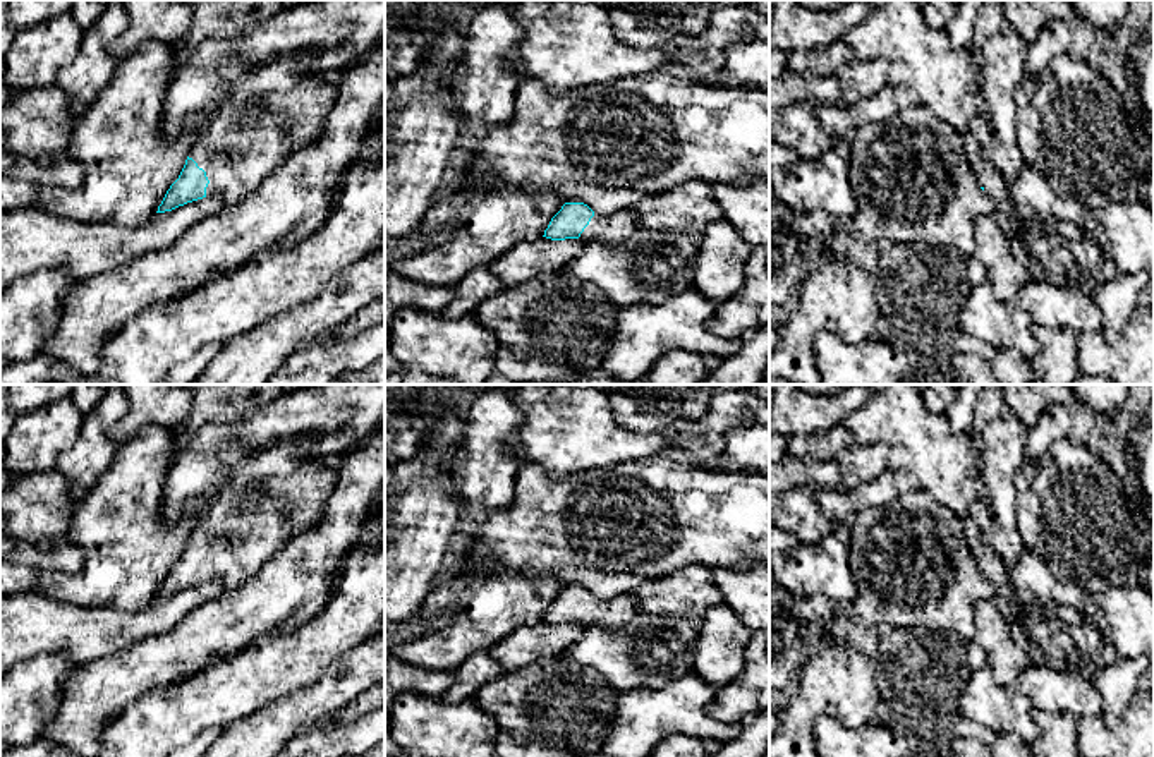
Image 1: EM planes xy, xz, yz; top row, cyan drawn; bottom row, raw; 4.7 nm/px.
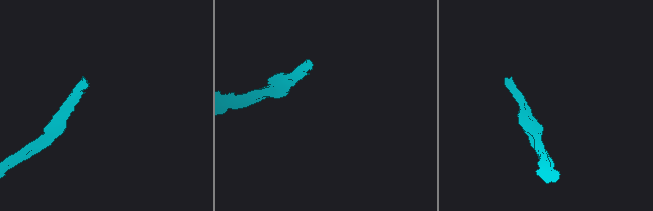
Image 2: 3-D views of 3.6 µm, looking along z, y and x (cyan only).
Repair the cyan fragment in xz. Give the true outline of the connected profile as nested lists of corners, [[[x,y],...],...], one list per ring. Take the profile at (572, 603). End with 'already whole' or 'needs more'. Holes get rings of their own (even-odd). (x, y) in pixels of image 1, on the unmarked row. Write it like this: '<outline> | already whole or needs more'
[[[565,587],[551,603],[543,621],[551,625],[579,623],[584,628],[592,625],[622,628],[639,613],[641,609],[632,594],[596,601],[584,587]]] | needs more

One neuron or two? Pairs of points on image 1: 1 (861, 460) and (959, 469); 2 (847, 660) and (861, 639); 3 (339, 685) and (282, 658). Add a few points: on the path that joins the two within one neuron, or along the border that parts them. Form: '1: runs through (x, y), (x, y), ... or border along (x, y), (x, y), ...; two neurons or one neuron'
1: border along (857, 442), (883, 443), (888, 448), (890, 467); two neurons
2: border along (850, 642), (873, 660), (876, 682); two neurons
3: border along (349, 649), (309, 685), (284, 696); two neurons

